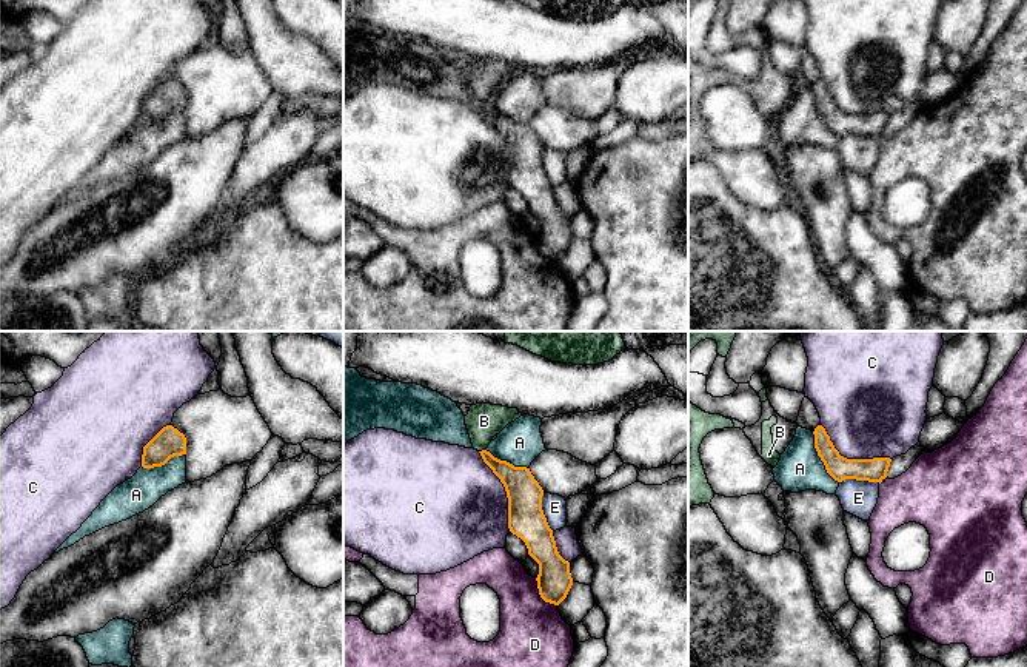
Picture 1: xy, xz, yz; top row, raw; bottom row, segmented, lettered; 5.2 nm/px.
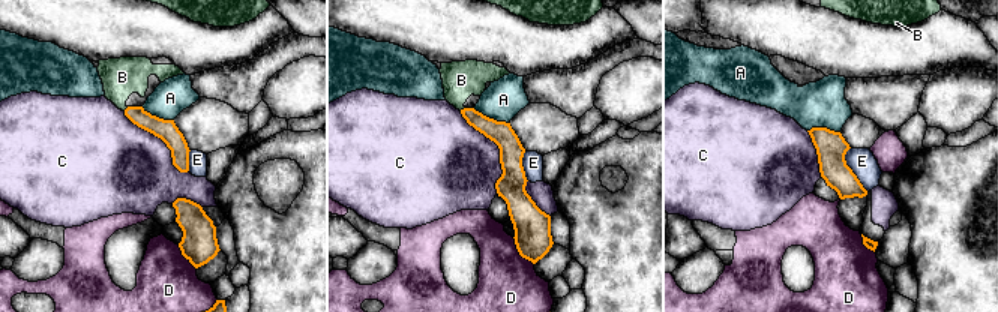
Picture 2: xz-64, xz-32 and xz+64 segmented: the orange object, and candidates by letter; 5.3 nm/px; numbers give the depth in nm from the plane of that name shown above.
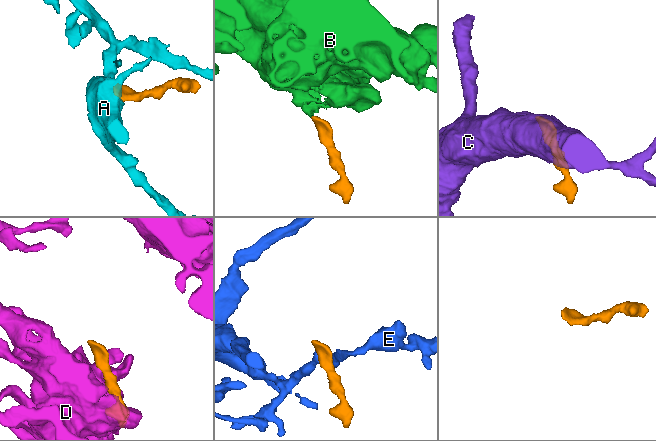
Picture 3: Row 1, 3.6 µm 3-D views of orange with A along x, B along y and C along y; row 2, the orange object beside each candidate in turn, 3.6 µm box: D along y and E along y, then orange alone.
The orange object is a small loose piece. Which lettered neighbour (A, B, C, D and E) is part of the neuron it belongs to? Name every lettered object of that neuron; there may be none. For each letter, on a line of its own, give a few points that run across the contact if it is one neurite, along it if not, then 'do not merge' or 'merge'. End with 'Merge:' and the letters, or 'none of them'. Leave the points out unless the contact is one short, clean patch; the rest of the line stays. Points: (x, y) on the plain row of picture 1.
A: line yz (812, 87), (816, 110), (824, 124), (838, 137); do not merge
B: line xz (518, 136), (496, 120), (482, 105), (484, 76); merge
C: do not merge
D: do not merge
E: line yz (839, 136), (867, 134), (879, 137); do not merge
Merge: B

